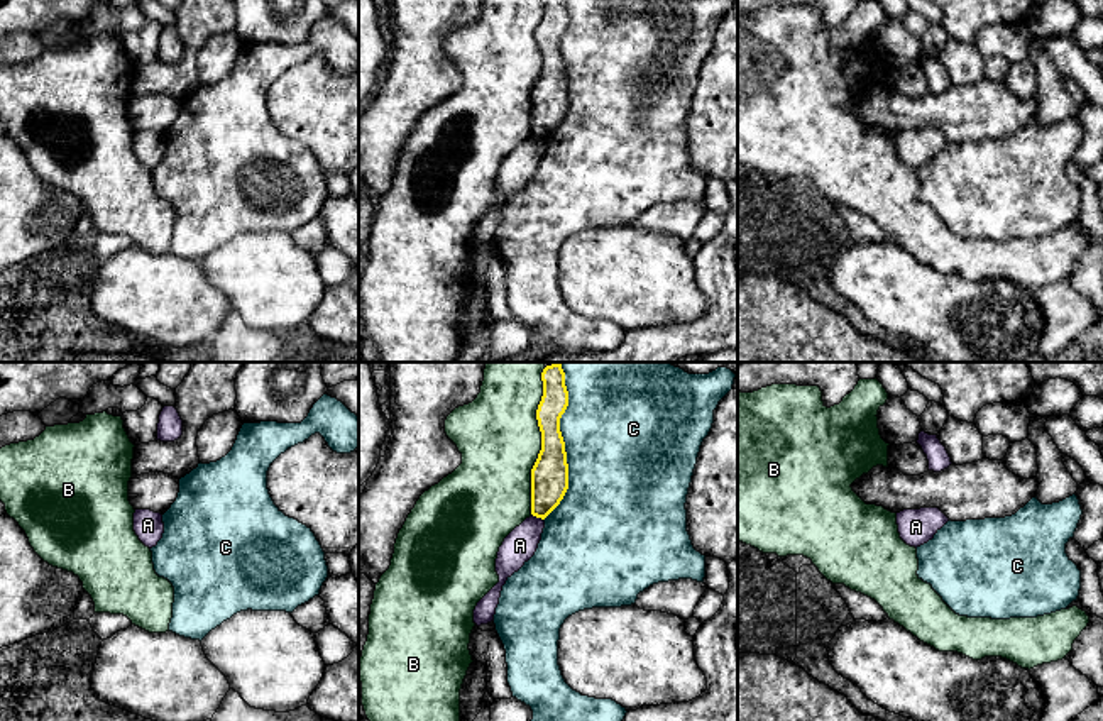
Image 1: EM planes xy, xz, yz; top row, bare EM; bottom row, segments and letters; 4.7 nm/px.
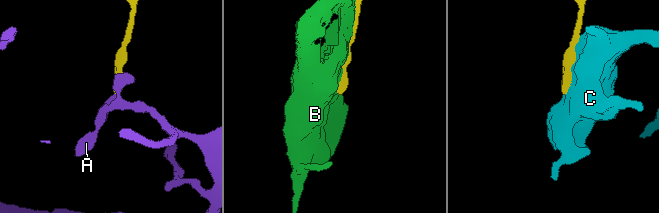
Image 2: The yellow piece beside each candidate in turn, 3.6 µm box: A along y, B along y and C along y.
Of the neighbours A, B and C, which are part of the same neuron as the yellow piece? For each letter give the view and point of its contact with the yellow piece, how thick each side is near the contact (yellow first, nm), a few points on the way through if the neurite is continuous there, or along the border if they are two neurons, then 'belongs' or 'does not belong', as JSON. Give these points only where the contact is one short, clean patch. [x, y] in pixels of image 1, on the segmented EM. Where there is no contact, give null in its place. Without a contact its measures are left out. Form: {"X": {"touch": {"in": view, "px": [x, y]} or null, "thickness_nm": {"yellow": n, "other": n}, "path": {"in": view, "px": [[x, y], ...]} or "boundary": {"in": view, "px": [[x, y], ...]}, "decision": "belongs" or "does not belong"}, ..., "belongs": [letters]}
{"A": {"touch": {"in": "xz", "px": [537, 517]}, "thickness_nm": {"yellow": 180, "other": 160}, "boundary": {"in": "xz", "px": [[532, 513], [542, 520]]}, "decision": "does not belong"}, "B": {"touch": {"in": "xz", "px": [542, 440]}, "thickness_nm": {"yellow": 180, "other": 400}, "decision": "does not belong"}, "C": {"touch": {"in": "xz", "px": [564, 442]}, "thickness_nm": {"yellow": 180, "other": 500}, "decision": "does not belong"}, "belongs": []}

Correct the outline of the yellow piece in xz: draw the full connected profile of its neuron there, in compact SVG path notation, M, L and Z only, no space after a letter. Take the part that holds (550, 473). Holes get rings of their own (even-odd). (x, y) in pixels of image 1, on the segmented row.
M562 362L541 372L543 396L536 410L541 450L531 469L531 515L545 520L568 489L568 464L560 418L568 406L568 391Z

